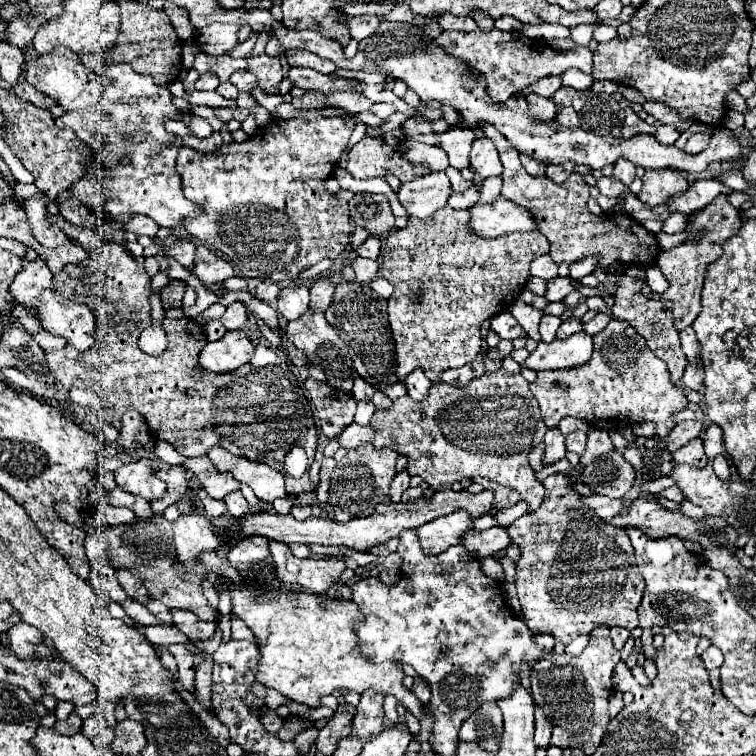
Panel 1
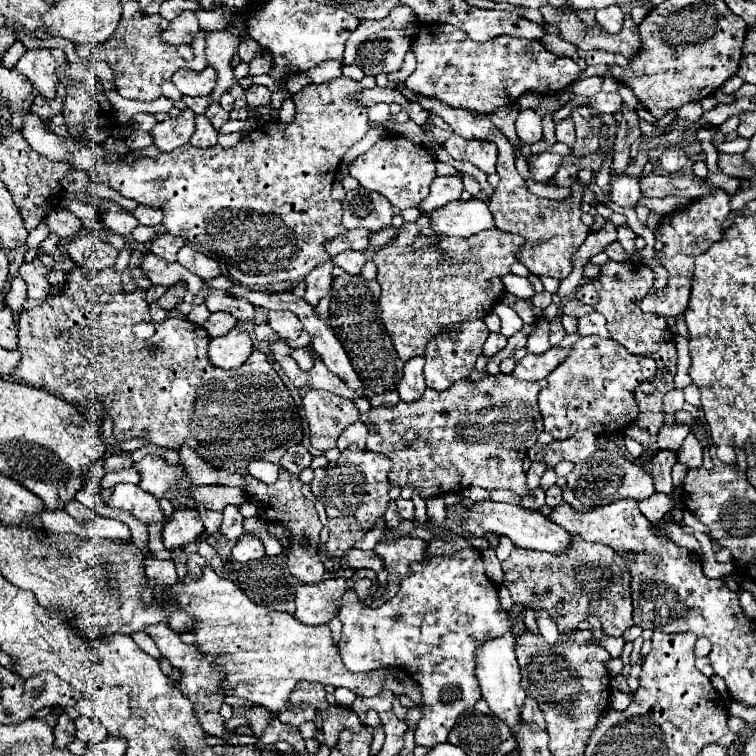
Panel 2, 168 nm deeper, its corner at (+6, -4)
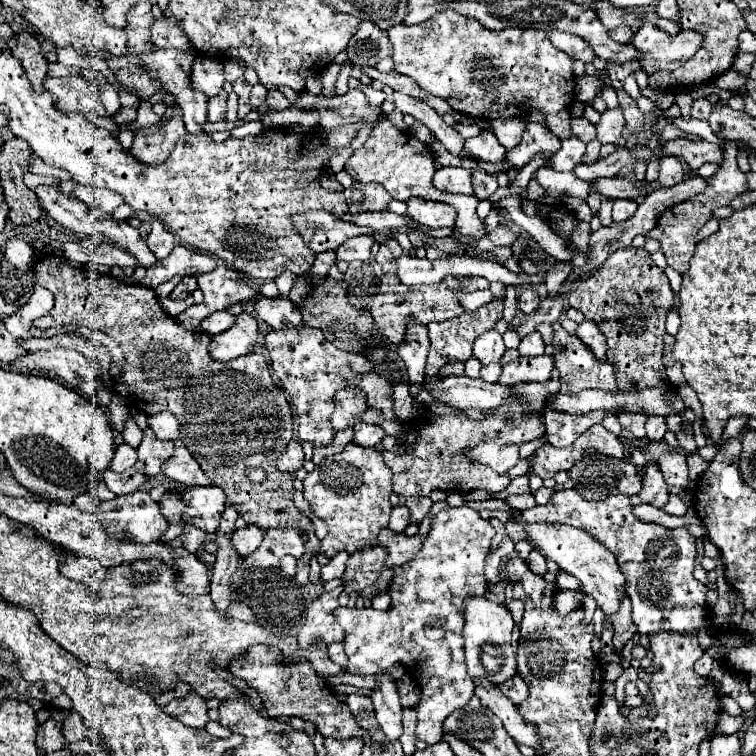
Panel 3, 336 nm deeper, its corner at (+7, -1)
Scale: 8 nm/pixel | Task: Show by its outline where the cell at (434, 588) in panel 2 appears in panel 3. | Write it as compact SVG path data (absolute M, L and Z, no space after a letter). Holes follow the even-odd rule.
M462 505L462 507L444 507L434 515L430 533L422 541L422 549L408 563L394 567L394 579L390 583L392 607L388 611L376 611L372 607L338 607L334 611L336 621L344 627L346 639L344 649L348 657L346 671L352 675L378 675L386 673L394 663L404 663L410 677L420 685L422 699L416 705L418 723L416 737L434 745L442 739L442 723L444 719L474 695L474 683L466 673L464 661L464 617L460 611L464 609L466 595L484 595L486 597L486 577L484 577L484 559L490 551L490 539L494 537L492 525L478 515L478 511Z

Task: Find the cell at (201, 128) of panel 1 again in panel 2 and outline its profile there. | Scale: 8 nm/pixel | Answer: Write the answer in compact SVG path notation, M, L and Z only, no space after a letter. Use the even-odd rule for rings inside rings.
M183 110L179 116L159 122L151 130L151 134L155 138L153 144L163 152L171 152L177 146L187 144L193 132L195 132L195 124L193 124L193 114L189 110Z

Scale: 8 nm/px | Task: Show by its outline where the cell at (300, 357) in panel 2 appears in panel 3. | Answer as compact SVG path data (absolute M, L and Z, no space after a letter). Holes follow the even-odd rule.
M286 323L282 329L270 331L264 343L268 349L272 375L282 383L282 389L288 393L291 408L298 415L300 441L308 441L314 447L330 445L334 439L330 417L334 411L336 391L354 386L359 374L372 371L372 364L361 355L334 347L324 339L324 333L320 329L306 325L294 327Z

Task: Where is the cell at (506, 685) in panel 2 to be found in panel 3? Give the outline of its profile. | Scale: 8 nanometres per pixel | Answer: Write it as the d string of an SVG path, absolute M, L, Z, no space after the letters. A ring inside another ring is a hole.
M482 597L464 599L464 651L470 677L486 677L494 685L500 685L516 673L512 629L514 619L506 605L498 605Z

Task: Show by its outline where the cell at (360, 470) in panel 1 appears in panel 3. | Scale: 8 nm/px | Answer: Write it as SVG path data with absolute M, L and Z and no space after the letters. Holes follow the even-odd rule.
M348 443L342 453L322 459L322 463L310 471L304 479L304 499L310 503L312 513L328 523L328 535L320 541L318 553L332 559L336 553L356 553L376 545L376 537L388 527L390 517L390 493L392 473L384 463L384 457L374 447L362 447Z

